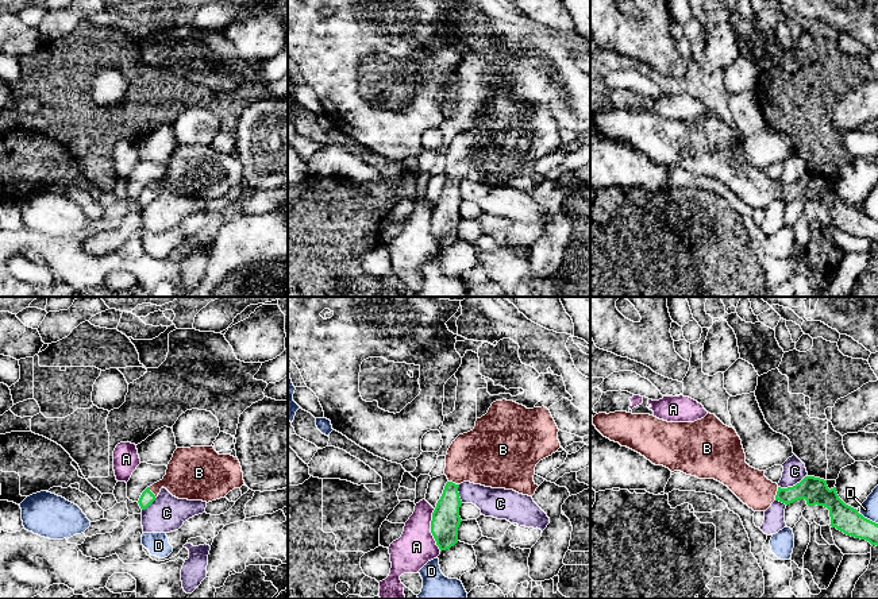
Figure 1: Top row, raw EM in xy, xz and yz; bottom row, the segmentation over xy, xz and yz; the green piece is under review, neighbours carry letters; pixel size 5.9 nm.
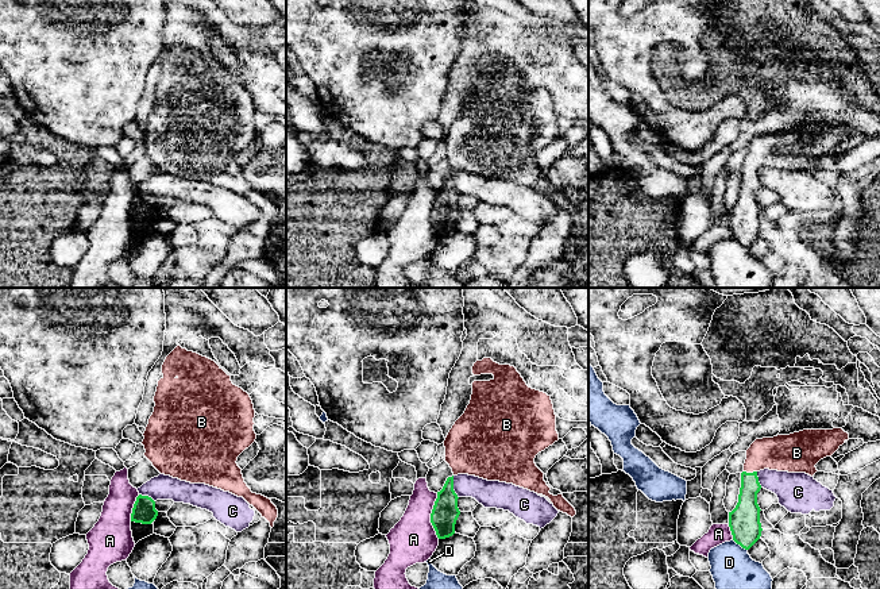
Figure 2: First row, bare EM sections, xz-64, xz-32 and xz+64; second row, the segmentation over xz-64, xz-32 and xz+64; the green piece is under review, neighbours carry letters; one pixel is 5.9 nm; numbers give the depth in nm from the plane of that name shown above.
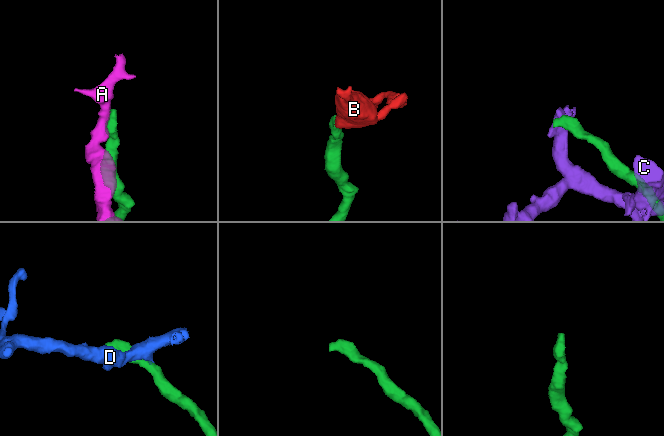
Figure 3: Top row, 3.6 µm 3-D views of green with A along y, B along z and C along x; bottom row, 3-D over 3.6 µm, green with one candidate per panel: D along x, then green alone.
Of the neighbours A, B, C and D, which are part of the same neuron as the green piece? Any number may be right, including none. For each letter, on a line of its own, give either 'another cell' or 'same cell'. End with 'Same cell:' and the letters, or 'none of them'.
A: another cell
B: same cell
C: another cell
D: another cell
Same cell: B

